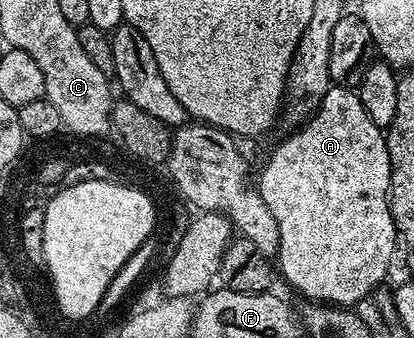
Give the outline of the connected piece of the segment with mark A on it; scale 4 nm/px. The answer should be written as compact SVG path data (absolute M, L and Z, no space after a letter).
M333 86L328 89L326 98L316 107L315 112L299 125L292 133L277 146L272 152L272 157L264 164L260 172L260 184L258 191L270 211L278 222L279 237L281 238L278 261L278 272L284 275L284 280L296 292L301 292L308 302L319 302L321 305L356 306L359 300L371 297L377 291L376 287L388 276L392 268L392 255L398 252L398 233L396 223L392 217L392 211L388 205L388 191L392 181L392 167L390 166L390 154L385 133L374 122L370 122L370 114L362 106L359 95L351 87Z

